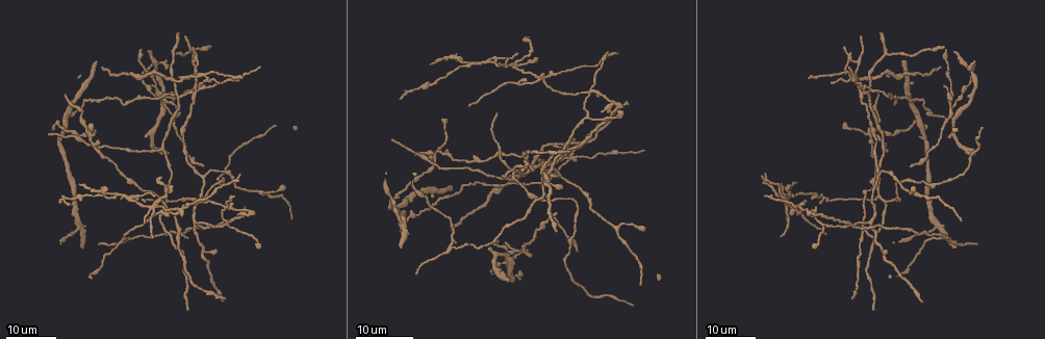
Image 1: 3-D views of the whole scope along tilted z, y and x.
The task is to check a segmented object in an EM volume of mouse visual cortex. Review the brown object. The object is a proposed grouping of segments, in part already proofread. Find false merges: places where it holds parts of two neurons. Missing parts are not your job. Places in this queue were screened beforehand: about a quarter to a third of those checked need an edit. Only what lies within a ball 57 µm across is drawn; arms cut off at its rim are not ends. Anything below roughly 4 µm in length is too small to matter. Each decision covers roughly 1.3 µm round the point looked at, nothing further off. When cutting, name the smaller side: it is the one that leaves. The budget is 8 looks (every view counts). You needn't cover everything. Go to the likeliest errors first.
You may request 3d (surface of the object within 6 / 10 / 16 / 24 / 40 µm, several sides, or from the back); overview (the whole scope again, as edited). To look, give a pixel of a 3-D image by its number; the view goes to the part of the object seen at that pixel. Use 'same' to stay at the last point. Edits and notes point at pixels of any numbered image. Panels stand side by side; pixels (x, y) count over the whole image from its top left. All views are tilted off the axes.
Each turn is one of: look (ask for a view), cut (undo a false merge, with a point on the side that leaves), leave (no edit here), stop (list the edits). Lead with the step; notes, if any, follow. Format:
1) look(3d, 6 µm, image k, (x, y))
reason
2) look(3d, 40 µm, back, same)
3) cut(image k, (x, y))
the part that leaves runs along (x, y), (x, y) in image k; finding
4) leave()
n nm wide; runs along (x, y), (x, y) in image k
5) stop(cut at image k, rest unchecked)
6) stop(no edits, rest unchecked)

look(3d, 16 µm, image 1, (206, 79))
four arms meet

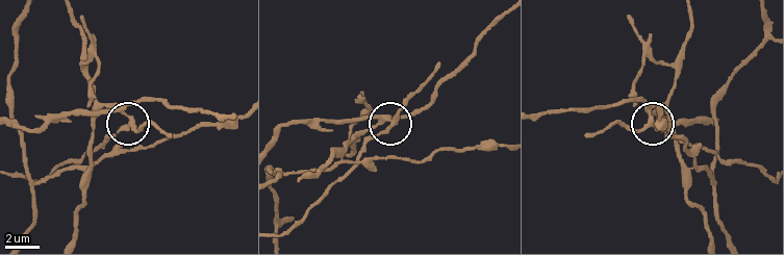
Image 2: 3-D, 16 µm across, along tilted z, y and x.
look(3d, 10 µm, image 2, (130, 117))

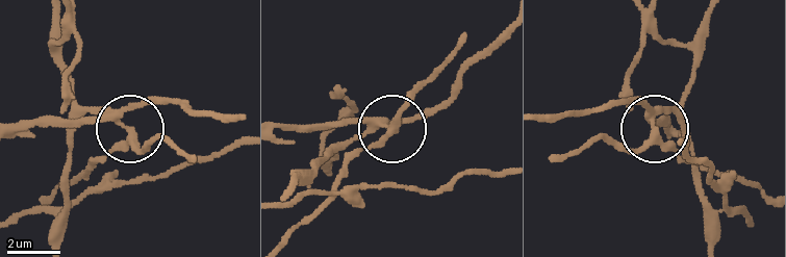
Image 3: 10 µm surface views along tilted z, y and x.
cut(image 3, (140, 144))
4 arms; a second neuron is stuck on

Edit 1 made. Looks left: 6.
look(3d, 16 µm, image 1, (592, 92))
four or more arms meet

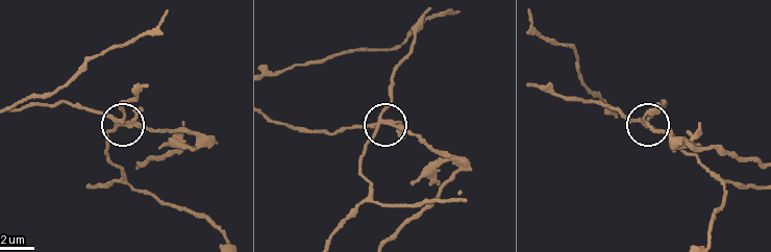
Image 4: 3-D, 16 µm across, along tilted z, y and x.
look(3d, 6 µm, image 4, (380, 119))
zoom in

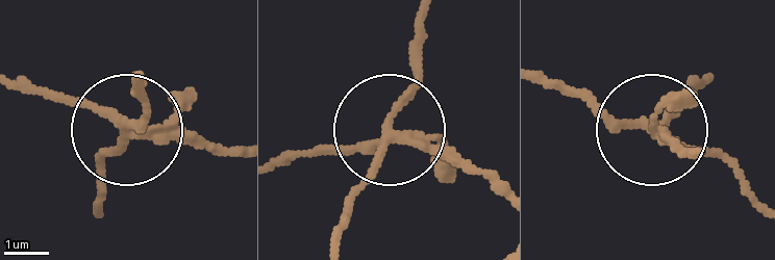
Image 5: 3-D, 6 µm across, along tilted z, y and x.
cut(image 5, (201, 137))
the part that leaves runs along (400, 134), (493, 172) in image 5; two neurons meet here

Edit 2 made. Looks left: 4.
look(overview)
see it whole again

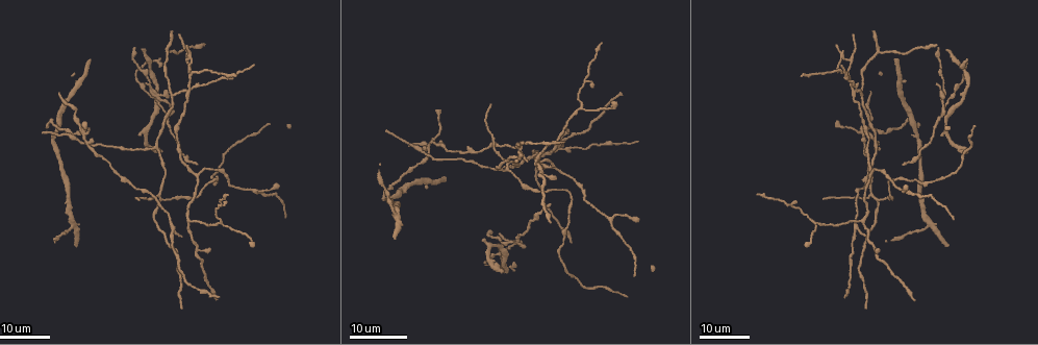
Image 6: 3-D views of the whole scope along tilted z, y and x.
look(3d, 24 µm, image 6, (172, 97))
branch point

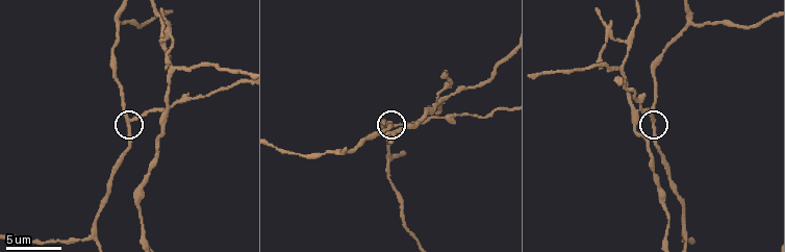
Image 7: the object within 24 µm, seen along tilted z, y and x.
look(3d, 10 µm, image 7, (653, 119))
zoom in

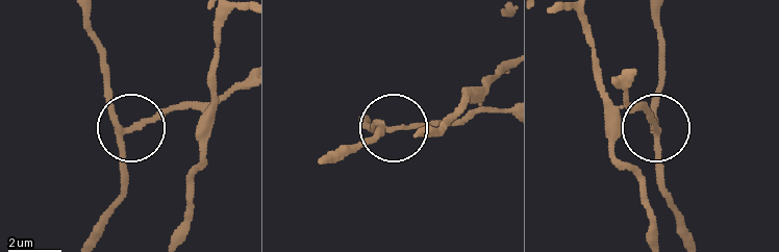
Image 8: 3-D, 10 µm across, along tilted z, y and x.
leave()
3 arms; runs along (107, 208), (123, 184), (125, 130), (98, 52) in image 8; all the same neuron

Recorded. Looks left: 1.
stop(cut at image 3, cut at image 5, rest unchecked)

